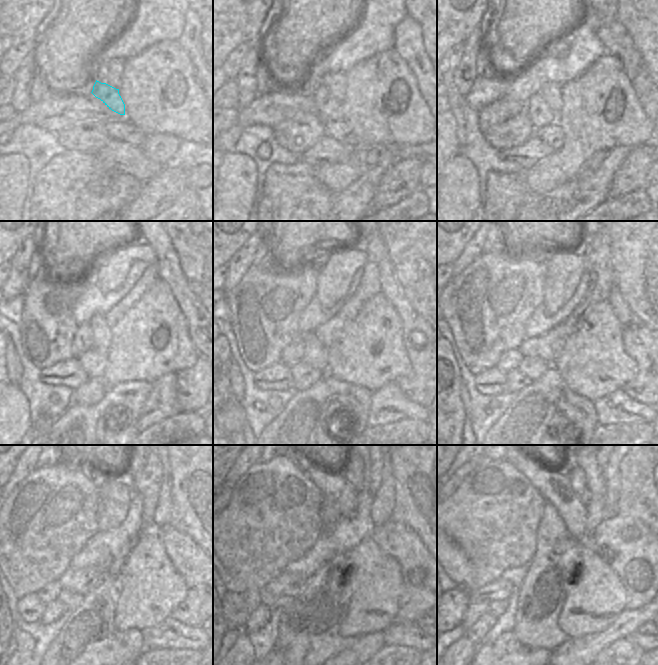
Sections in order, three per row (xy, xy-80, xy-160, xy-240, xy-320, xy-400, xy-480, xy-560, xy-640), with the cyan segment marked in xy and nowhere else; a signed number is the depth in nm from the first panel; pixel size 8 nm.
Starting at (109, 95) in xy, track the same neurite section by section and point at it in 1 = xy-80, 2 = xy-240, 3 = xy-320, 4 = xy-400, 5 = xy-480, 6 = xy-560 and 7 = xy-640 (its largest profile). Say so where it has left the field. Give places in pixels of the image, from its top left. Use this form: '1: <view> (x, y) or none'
1: xy-80 (329, 108)
2: xy-240 (83, 340)
3: xy-320 (293, 353)
4: xy-400 (510, 359)
5: xy-480 (51, 591)
6: xy-560 (253, 599)
7: xy-640 (474, 610)

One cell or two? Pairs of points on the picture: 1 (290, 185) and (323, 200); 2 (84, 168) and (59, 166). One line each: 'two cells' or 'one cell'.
1: one cell
2: one cell

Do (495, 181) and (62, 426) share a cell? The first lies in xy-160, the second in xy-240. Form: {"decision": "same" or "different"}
{"decision": "different"}

